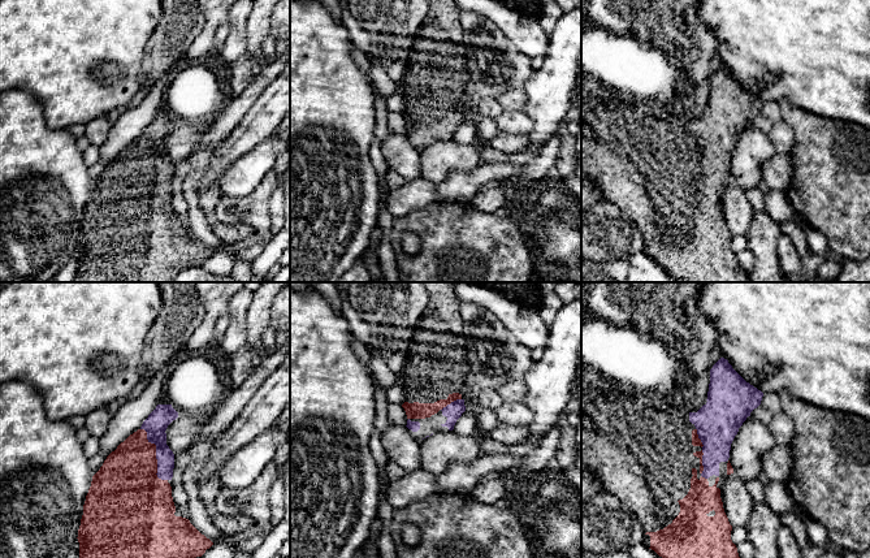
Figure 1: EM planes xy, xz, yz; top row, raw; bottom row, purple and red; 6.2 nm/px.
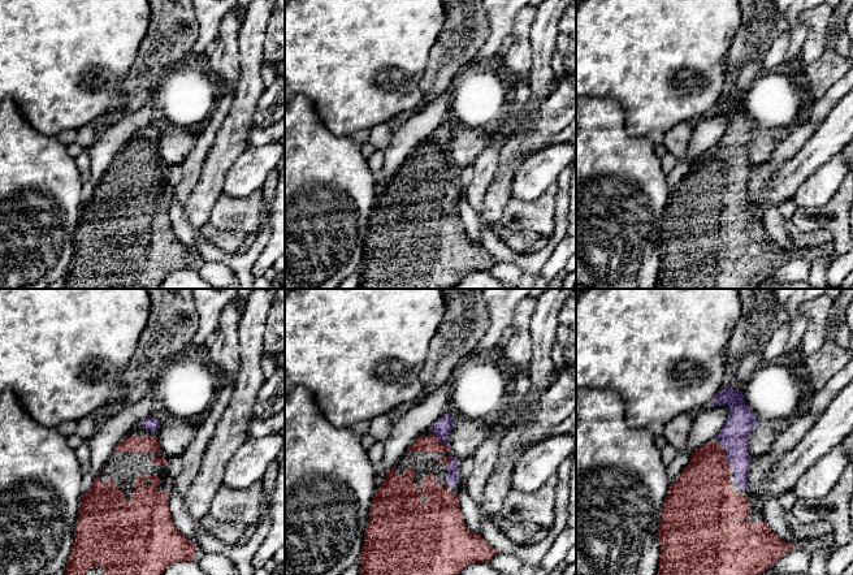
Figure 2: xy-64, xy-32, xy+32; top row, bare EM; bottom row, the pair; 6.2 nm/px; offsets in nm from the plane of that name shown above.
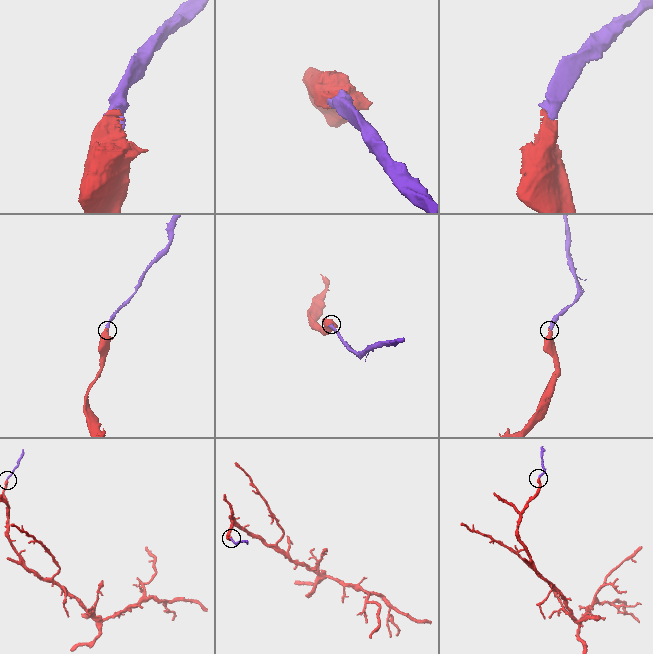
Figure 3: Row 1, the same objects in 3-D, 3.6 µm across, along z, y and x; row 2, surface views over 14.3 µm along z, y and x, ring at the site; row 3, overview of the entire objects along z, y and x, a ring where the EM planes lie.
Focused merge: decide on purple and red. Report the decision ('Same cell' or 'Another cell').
Same cell

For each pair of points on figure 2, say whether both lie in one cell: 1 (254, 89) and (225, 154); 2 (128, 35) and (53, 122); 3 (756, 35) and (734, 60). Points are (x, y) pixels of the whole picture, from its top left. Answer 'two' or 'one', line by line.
1: one
2: one
3: one

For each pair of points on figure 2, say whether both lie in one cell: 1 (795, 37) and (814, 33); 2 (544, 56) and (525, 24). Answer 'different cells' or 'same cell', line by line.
1: different cells
2: different cells

